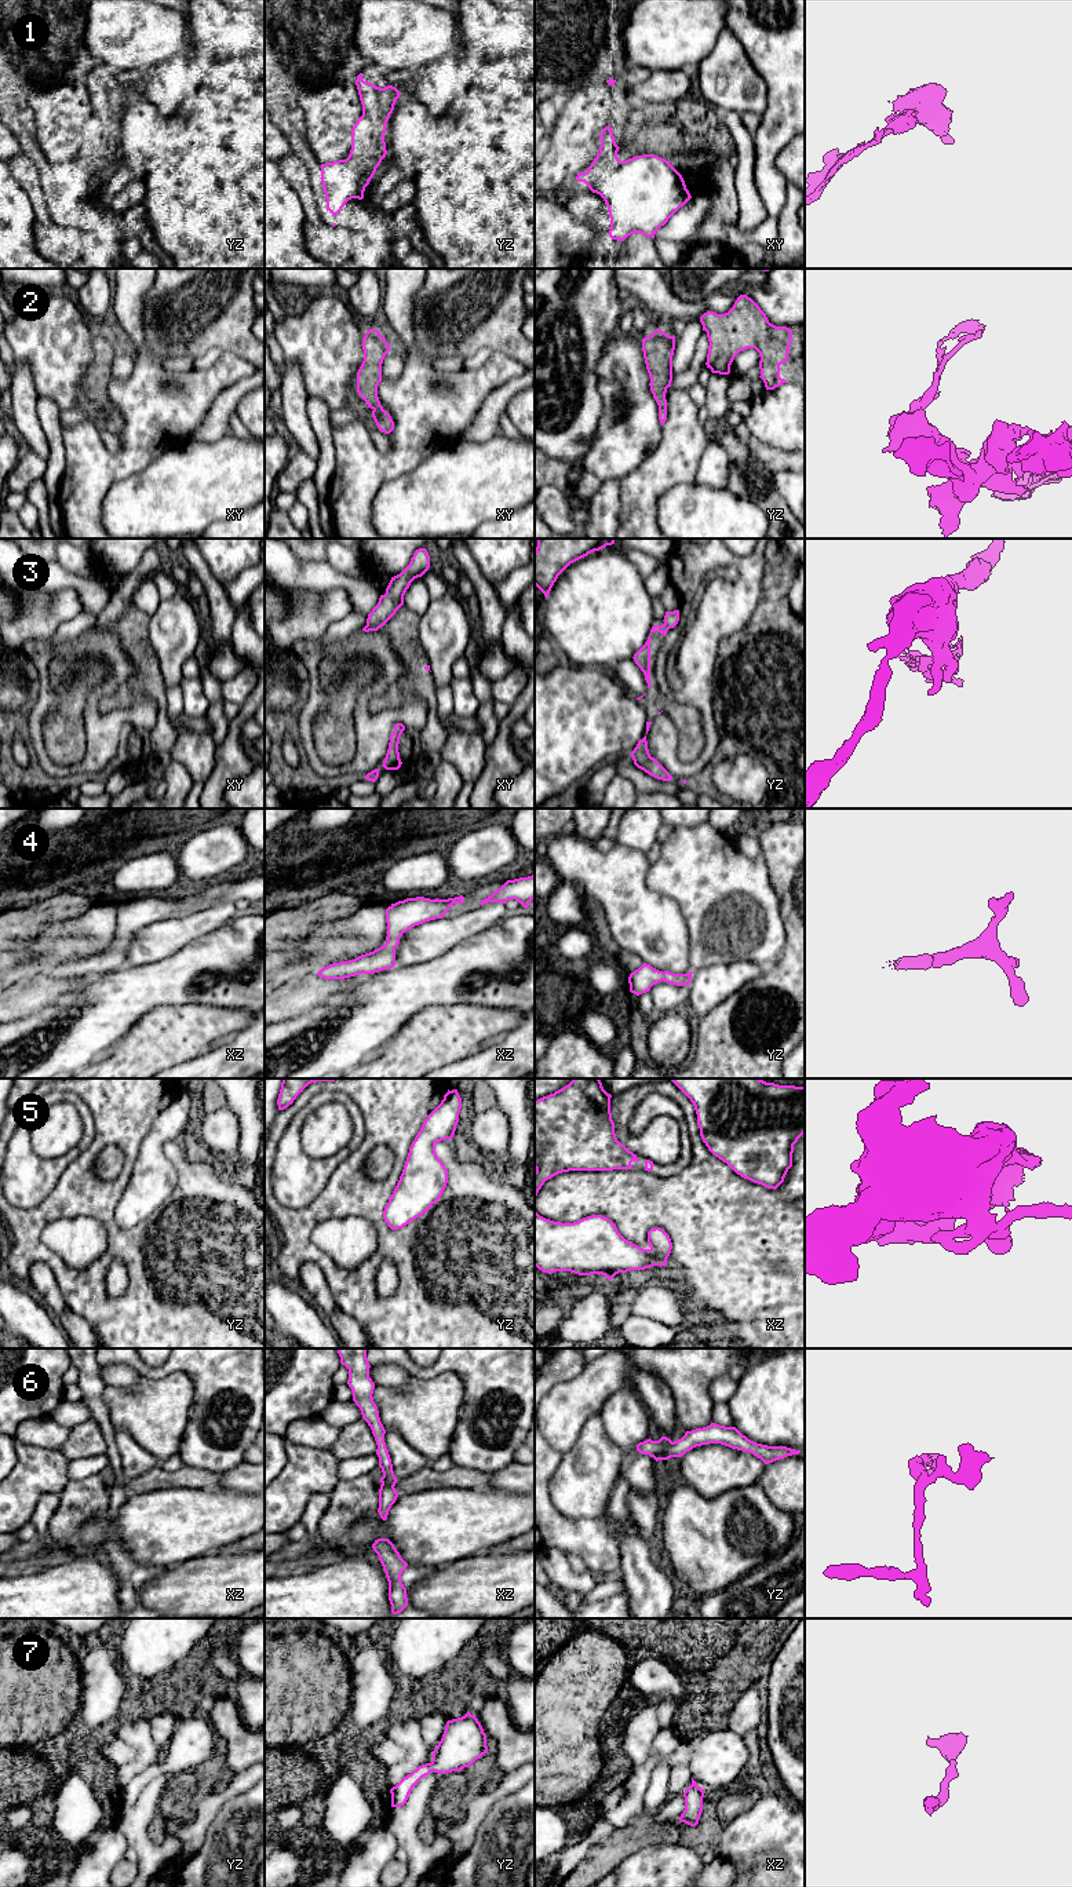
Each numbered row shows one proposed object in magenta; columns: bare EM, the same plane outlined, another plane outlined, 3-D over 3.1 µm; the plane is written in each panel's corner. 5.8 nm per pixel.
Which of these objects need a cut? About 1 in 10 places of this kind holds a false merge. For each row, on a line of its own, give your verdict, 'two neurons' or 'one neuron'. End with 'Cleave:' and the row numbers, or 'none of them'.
1: one neuron
2: one neuron
3: two neurons
4: one neuron
5: one neuron
6: one neuron
7: one neuron
Cleave: 3

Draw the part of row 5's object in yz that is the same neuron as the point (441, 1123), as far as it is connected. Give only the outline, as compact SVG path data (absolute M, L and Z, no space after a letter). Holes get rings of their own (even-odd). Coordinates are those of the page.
M448 1090L441 1103L424 1120L383 1211L383 1219L391 1230L402 1229L426 1213L442 1196L449 1176L435 1153L435 1145L453 1138L460 1109L457 1090Z

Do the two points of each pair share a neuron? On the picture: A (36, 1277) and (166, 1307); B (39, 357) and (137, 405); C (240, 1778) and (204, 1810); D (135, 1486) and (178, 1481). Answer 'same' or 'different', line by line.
A: different
B: different
C: same
D: same

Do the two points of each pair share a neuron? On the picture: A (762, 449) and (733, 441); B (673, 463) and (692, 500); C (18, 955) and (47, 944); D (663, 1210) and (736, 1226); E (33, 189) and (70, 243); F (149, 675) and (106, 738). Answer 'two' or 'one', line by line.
A: two
B: two
C: one
D: one
E: one
F: two

